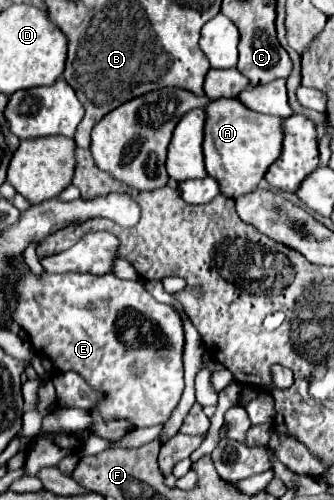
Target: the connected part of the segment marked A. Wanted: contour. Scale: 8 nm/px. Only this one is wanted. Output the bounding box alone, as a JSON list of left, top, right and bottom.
[204,98,282,198]

